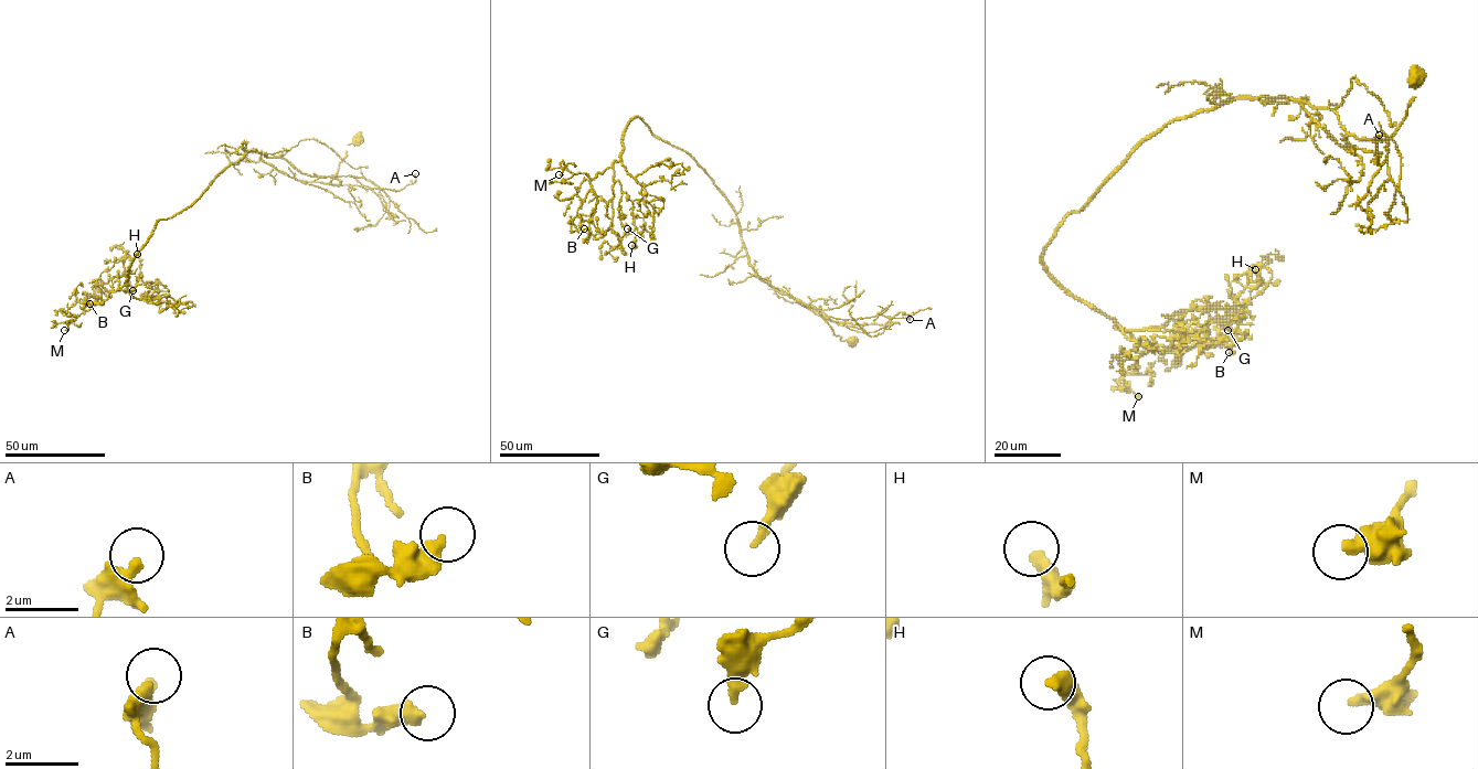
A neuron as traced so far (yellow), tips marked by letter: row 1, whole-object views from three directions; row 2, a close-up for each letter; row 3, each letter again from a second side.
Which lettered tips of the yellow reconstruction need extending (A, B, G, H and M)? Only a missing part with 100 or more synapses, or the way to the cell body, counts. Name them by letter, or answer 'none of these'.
none of these

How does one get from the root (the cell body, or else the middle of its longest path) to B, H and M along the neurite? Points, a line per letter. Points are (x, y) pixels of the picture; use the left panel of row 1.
B: (359, 139), (330, 177), (247, 151), (160, 219), (127, 282), (103, 303), (84, 297), (89, 303)
H: (359, 139), (330, 177), (247, 151), (190, 205), (157, 222), (118, 290), (136, 286), (137, 254)
M: (359, 139), (330, 177), (247, 151), (190, 205), (160, 219), (127, 282), (73, 317), (64, 330)

